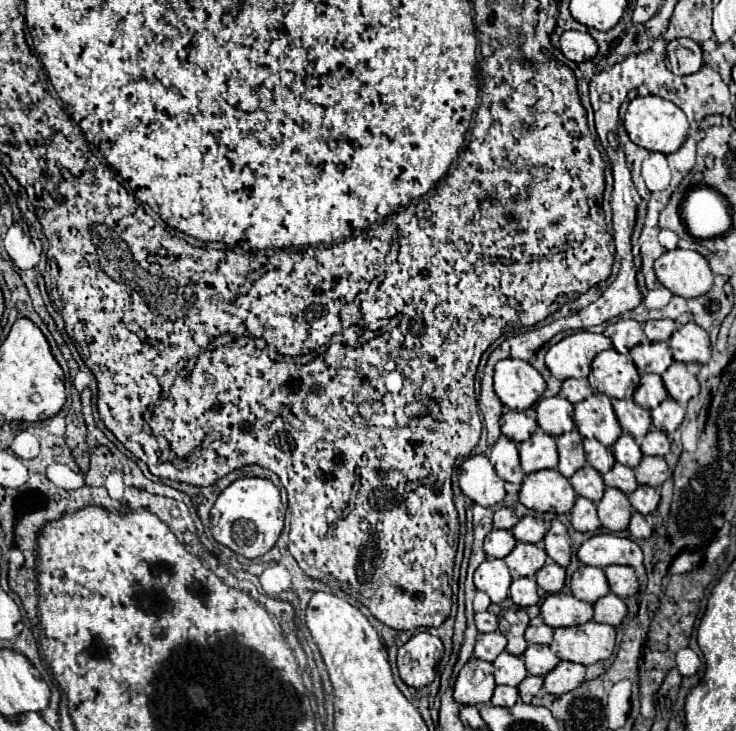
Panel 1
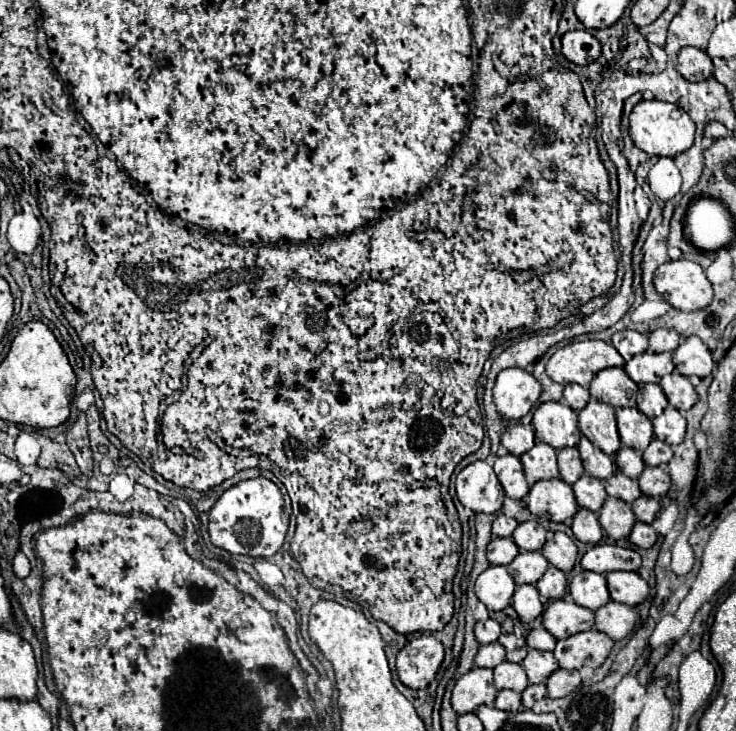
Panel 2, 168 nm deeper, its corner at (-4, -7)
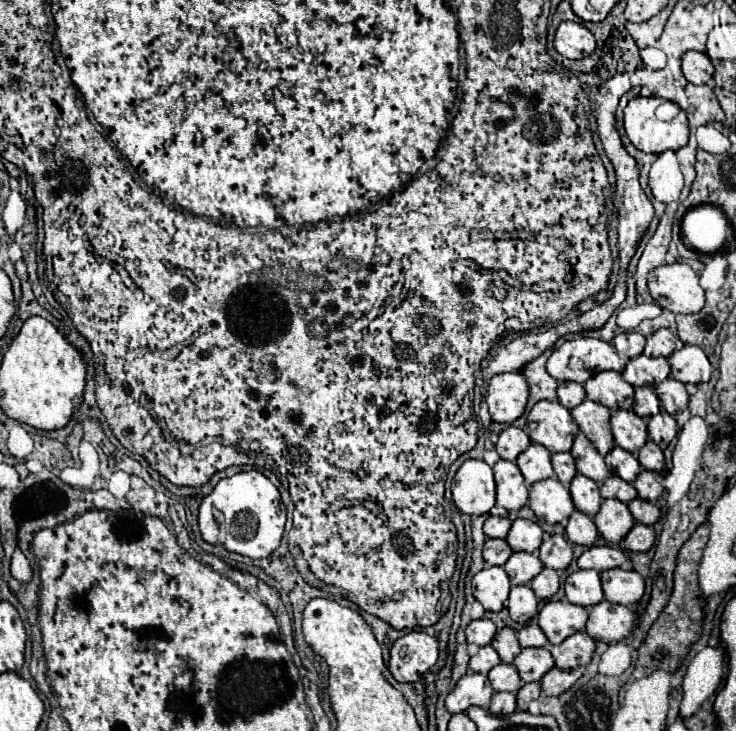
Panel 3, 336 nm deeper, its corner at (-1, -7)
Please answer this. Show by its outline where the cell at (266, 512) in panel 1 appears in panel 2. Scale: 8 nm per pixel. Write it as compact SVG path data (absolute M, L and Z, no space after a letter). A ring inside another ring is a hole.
M253 478L225 490L209 514L209 538L215 546L253 558L271 558L285 540L289 516L284 513L281 490L267 478Z

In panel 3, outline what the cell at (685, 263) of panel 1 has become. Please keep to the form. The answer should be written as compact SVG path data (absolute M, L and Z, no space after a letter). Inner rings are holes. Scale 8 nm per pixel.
M686 262L664 264L652 270L648 274L648 290L660 308L674 314L696 314L704 308L704 290Z

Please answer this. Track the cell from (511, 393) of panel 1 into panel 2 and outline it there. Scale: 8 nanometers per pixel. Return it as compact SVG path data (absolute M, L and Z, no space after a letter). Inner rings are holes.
M507 368L501 370L495 388L493 388L493 402L499 414L521 420L541 396L541 384L521 368Z

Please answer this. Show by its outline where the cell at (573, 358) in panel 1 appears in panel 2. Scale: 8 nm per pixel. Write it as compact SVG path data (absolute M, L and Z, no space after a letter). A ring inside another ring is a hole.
M581 340L581 342L571 342L563 348L559 348L547 362L547 374L551 380L559 382L559 384L579 384L579 386L589 386L589 382L593 380L593 376L603 370L603 368L609 368L609 366L623 366L623 358L619 358L619 352L607 344L607 342L601 342L601 340Z

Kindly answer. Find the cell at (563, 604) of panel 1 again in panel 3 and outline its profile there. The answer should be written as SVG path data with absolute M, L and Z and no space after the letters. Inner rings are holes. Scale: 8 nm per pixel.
M566 600L546 602L540 610L540 628L550 644L560 644L568 636L582 632L588 620L588 612L582 606L574 606Z

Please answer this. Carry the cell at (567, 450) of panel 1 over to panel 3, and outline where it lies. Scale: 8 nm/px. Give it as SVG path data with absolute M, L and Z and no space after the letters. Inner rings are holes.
M570 452L552 454L552 466L554 466L554 472L556 472L558 480L560 480L564 486L570 486L572 478L576 476L576 466L574 466L572 454L570 454Z

